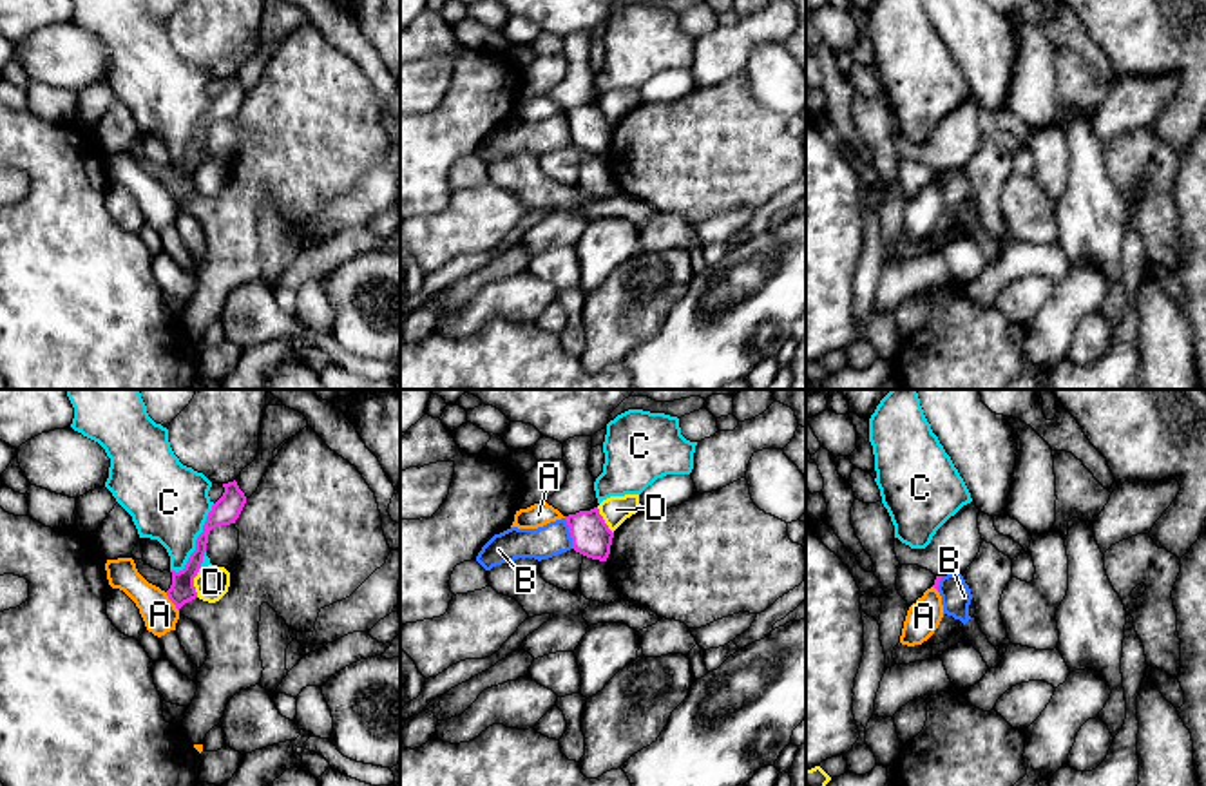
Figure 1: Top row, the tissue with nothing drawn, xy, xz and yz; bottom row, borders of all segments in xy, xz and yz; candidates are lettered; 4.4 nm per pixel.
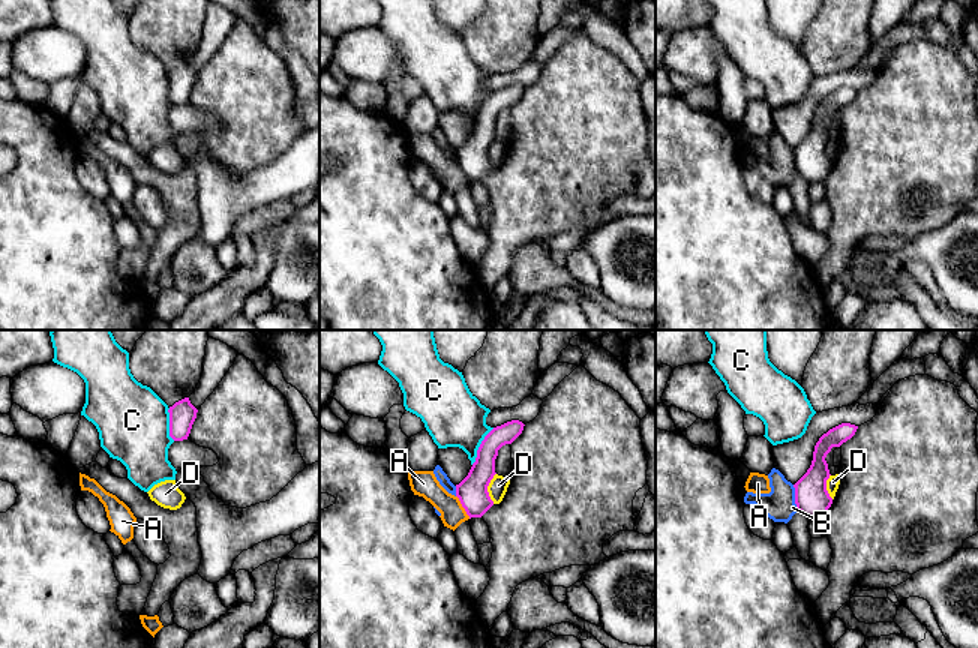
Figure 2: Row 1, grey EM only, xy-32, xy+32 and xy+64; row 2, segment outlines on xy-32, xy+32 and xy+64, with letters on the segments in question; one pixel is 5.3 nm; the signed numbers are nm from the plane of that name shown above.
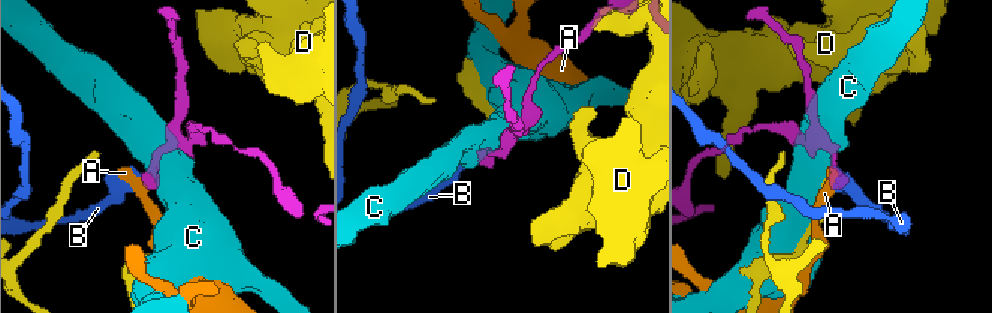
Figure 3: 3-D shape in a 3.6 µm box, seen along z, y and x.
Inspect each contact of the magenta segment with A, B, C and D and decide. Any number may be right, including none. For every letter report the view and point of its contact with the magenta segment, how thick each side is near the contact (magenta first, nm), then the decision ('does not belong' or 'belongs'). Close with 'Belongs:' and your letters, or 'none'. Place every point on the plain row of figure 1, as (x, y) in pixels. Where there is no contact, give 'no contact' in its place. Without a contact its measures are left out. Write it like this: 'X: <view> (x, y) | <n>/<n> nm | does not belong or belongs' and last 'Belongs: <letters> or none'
A: xy (171, 194) | 120/160 nm | does not belong
B: xz (569, 125) | 180/140 nm | does not belong
C: xy (196, 136) | 120/360 nm | does not belong
D: xy (192, 176) | 120/150 nm | does not belong
Belongs: none

